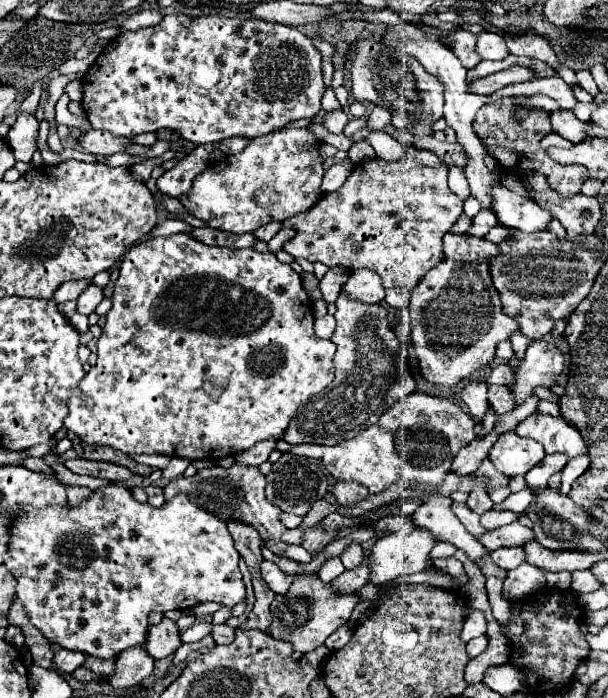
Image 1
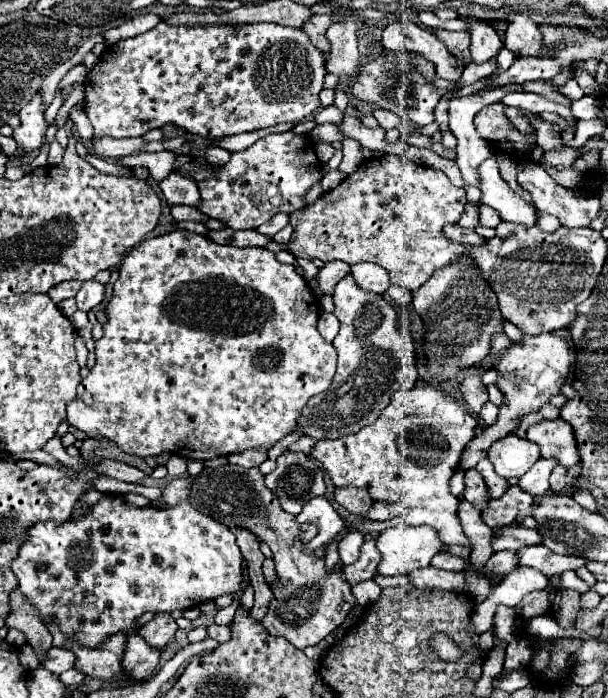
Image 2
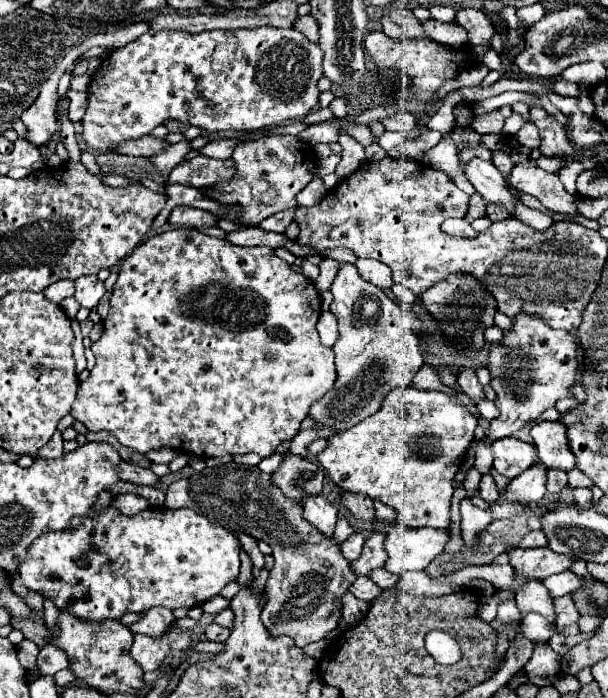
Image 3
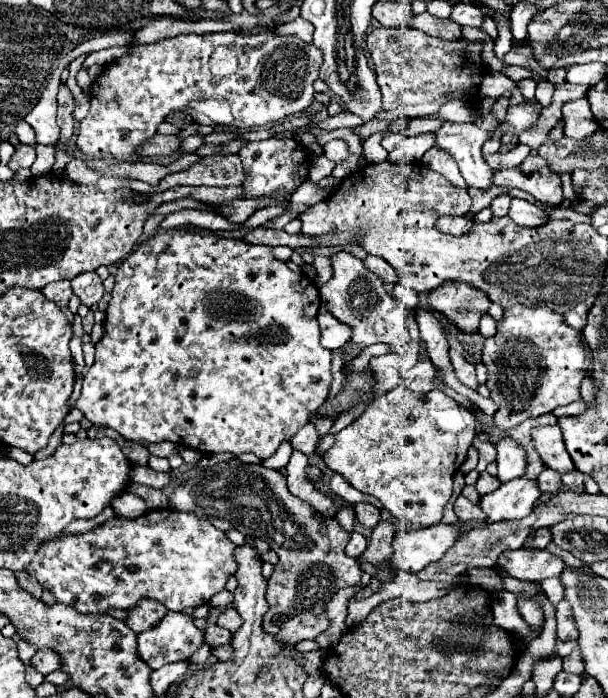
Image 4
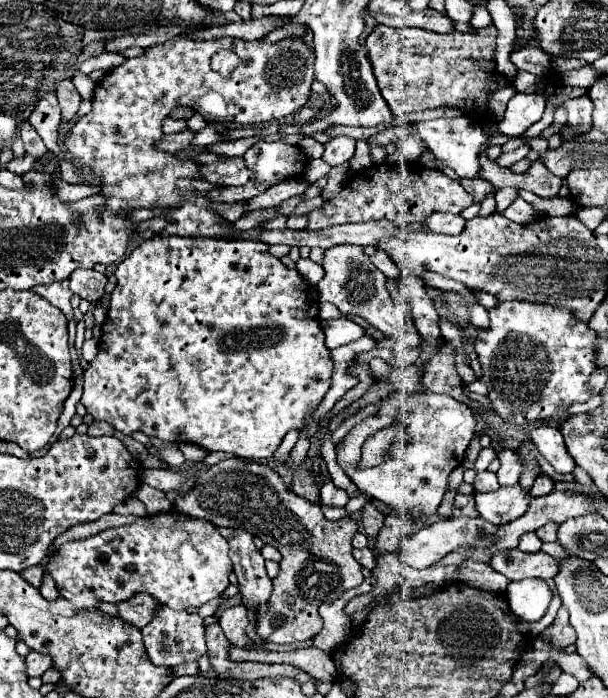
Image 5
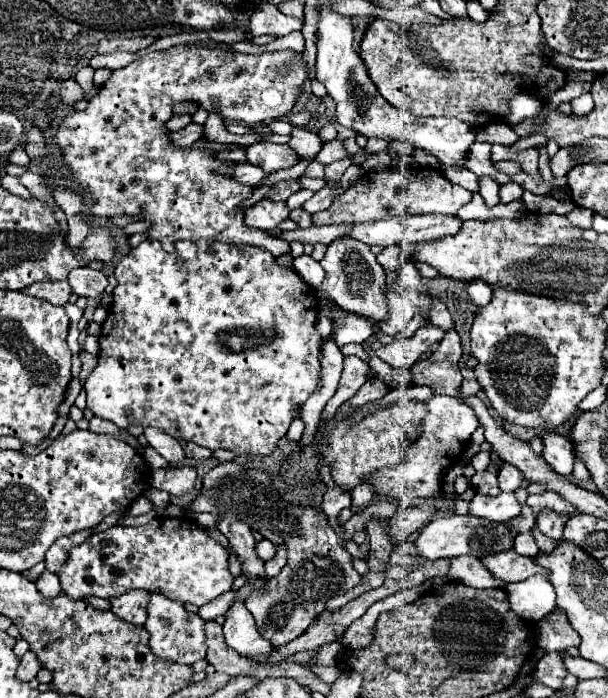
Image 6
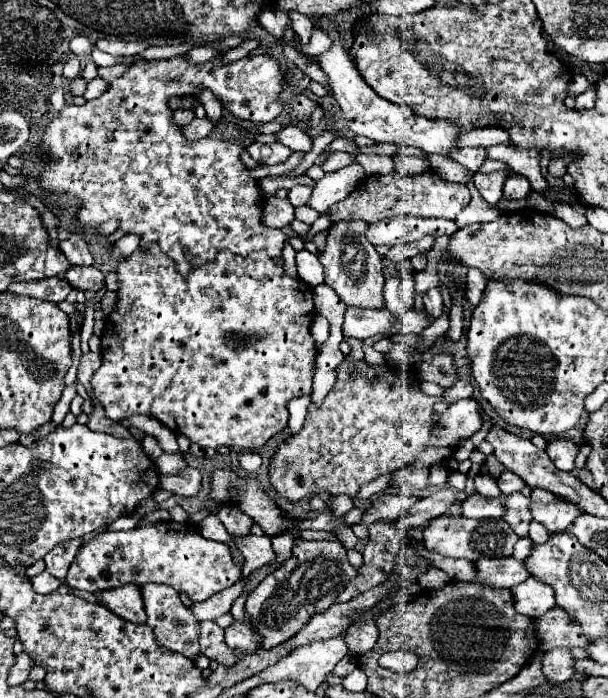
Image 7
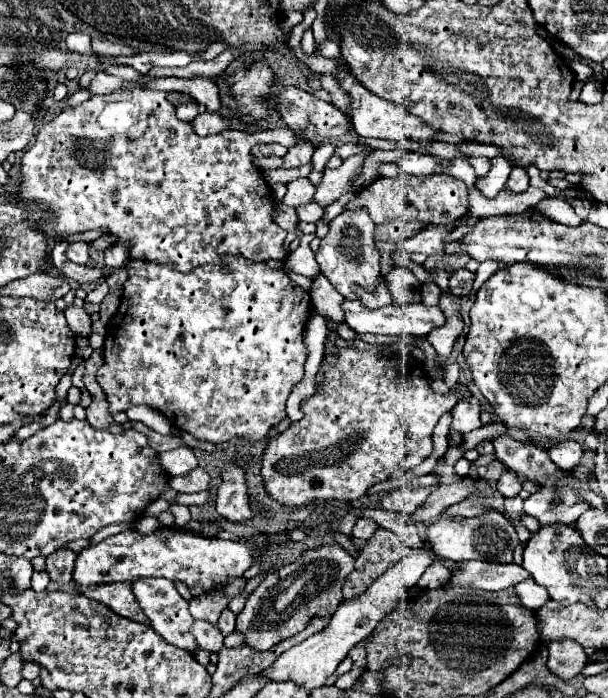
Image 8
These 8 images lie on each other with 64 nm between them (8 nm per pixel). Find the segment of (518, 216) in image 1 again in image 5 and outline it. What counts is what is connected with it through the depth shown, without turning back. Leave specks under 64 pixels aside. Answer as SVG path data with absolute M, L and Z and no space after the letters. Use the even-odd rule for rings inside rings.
M456 116L456 118L436 118L428 122L414 122L412 134L420 136L426 142L426 148L448 168L452 168L458 176L478 176L478 152L482 142L486 142L486 134L482 132L482 126L476 120L468 116Z

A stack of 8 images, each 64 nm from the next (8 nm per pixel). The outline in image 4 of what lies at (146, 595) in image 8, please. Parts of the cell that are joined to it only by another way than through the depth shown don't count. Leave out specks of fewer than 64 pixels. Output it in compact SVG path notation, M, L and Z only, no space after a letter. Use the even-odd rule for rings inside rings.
M166 612L152 630L138 634L140 658L150 668L162 668L170 662L190 660L204 644L204 632L196 628L194 616Z

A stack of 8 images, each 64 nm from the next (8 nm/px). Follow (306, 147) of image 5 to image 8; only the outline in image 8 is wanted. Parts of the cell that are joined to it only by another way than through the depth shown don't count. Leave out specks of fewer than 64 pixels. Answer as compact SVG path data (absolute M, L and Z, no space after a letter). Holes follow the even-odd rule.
M122 90L122 92L112 92L106 96L92 96L88 102L62 110L52 122L48 122L38 134L36 142L28 152L24 152L22 162L20 162L20 184L16 190L16 200L22 204L34 204L38 210L46 212L48 218L44 218L38 224L38 230L44 232L50 238L64 240L70 234L76 232L86 232L86 230L96 230L96 228L106 228L108 234L116 236L118 242L128 242L128 258L130 260L148 260L148 262L162 262L162 264L172 264L176 270L188 272L200 264L224 264L226 256L240 256L244 260L258 260L258 262L268 262L268 260L284 260L288 256L284 248L284 238L286 230L282 230L274 222L274 194L272 188L266 184L264 174L254 166L254 156L252 148L258 144L266 142L278 142L290 146L296 142L298 132L288 132L288 128L274 128L274 130L262 130L262 132L244 132L244 130L224 130L220 134L212 136L196 136L194 128L190 122L184 122L176 118L176 108L164 100L164 92L154 92L154 90Z

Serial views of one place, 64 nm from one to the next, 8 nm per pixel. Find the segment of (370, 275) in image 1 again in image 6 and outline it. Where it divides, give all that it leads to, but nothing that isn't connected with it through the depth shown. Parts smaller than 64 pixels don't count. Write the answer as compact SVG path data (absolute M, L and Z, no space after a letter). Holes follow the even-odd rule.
M396 244L396 246L384 248L384 252L380 252L376 258L378 258L378 262L382 264L384 270L394 272L394 270L398 270L398 264L402 262L402 256L412 258L412 252L414 252L414 244Z

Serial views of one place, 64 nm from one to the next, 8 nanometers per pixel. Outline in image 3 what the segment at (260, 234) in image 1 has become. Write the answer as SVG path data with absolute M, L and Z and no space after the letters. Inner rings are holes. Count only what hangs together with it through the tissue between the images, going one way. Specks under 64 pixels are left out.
M298 206L290 208L290 210L284 210L284 212L278 212L278 214L272 214L268 220L260 222L260 228L262 230L272 230L272 232L284 232L284 228L294 220L296 210L298 210Z

